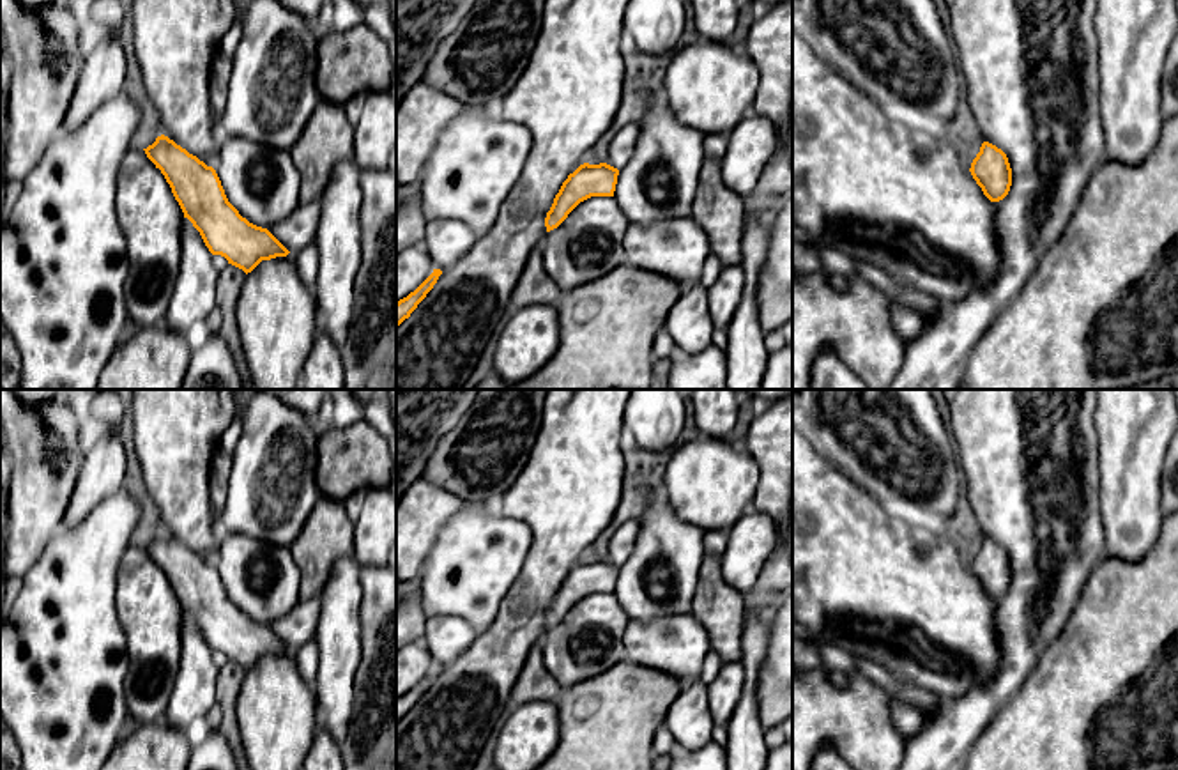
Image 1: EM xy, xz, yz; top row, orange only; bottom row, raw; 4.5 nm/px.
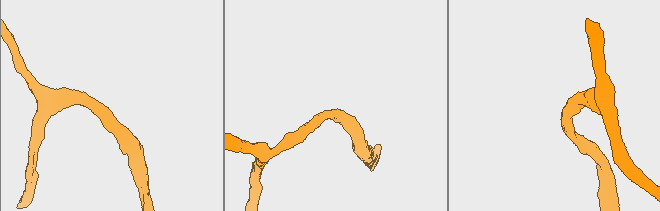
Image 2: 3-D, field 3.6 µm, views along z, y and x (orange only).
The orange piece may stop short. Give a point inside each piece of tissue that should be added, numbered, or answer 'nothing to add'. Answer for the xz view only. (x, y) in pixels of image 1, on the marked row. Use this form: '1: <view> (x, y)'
nothing to add

